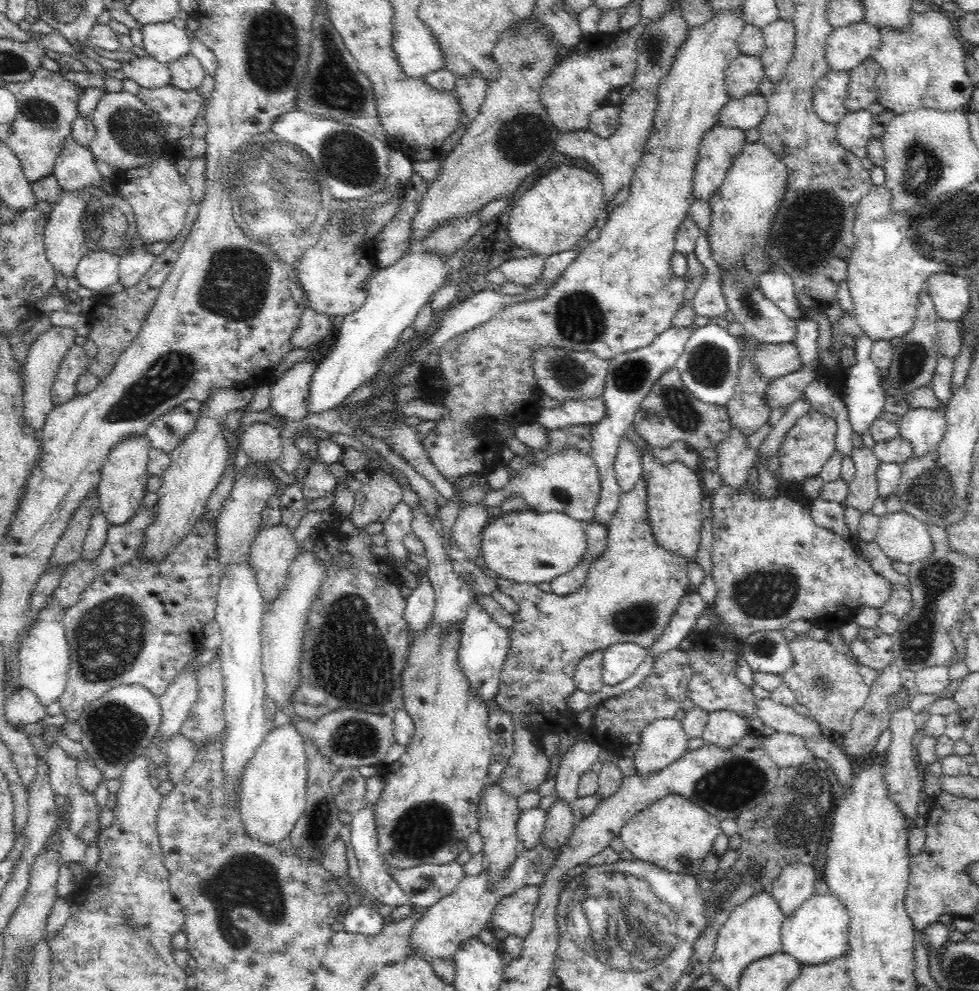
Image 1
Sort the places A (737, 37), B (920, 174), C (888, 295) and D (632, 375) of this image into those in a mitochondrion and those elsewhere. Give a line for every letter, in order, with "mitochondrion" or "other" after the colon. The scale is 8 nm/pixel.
A: other
B: mitochondrion
C: other
D: mitochondrion

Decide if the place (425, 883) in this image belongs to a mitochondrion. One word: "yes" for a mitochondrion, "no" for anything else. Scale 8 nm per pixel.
yes

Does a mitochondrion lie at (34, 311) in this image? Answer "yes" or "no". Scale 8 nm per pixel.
no

